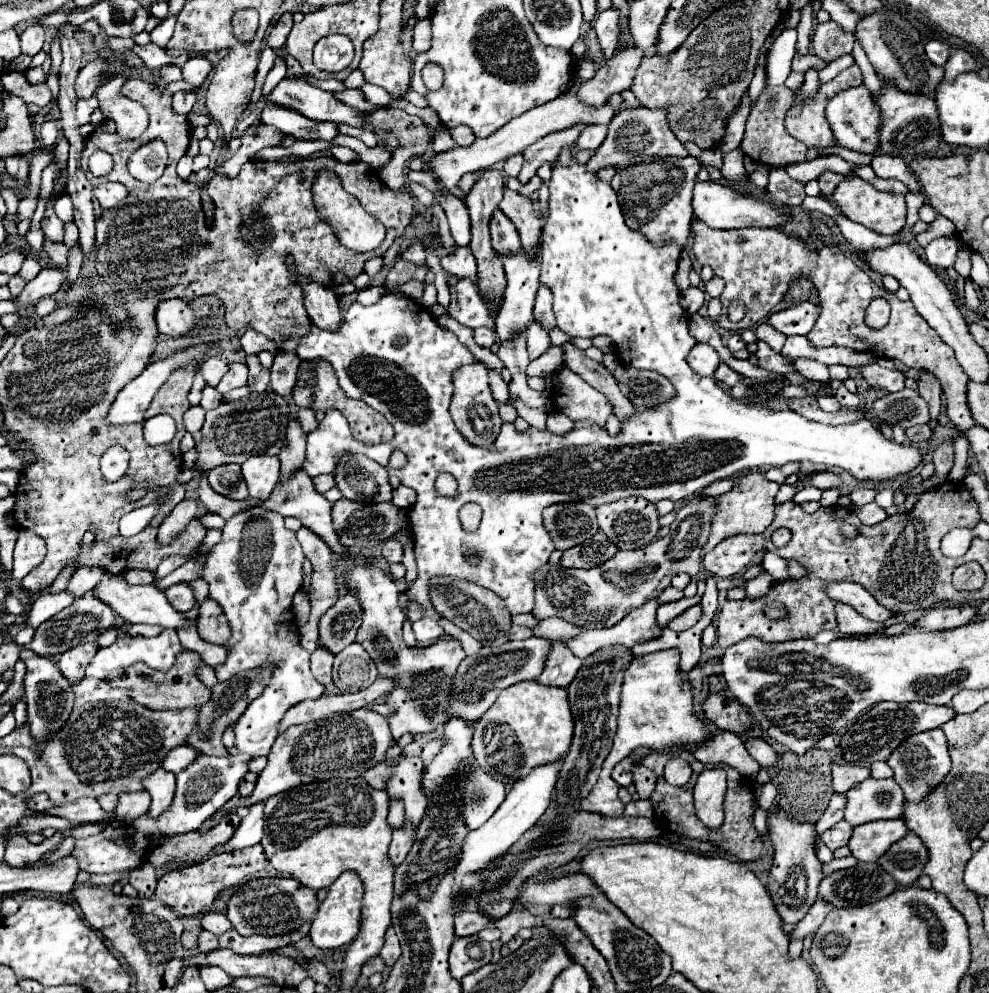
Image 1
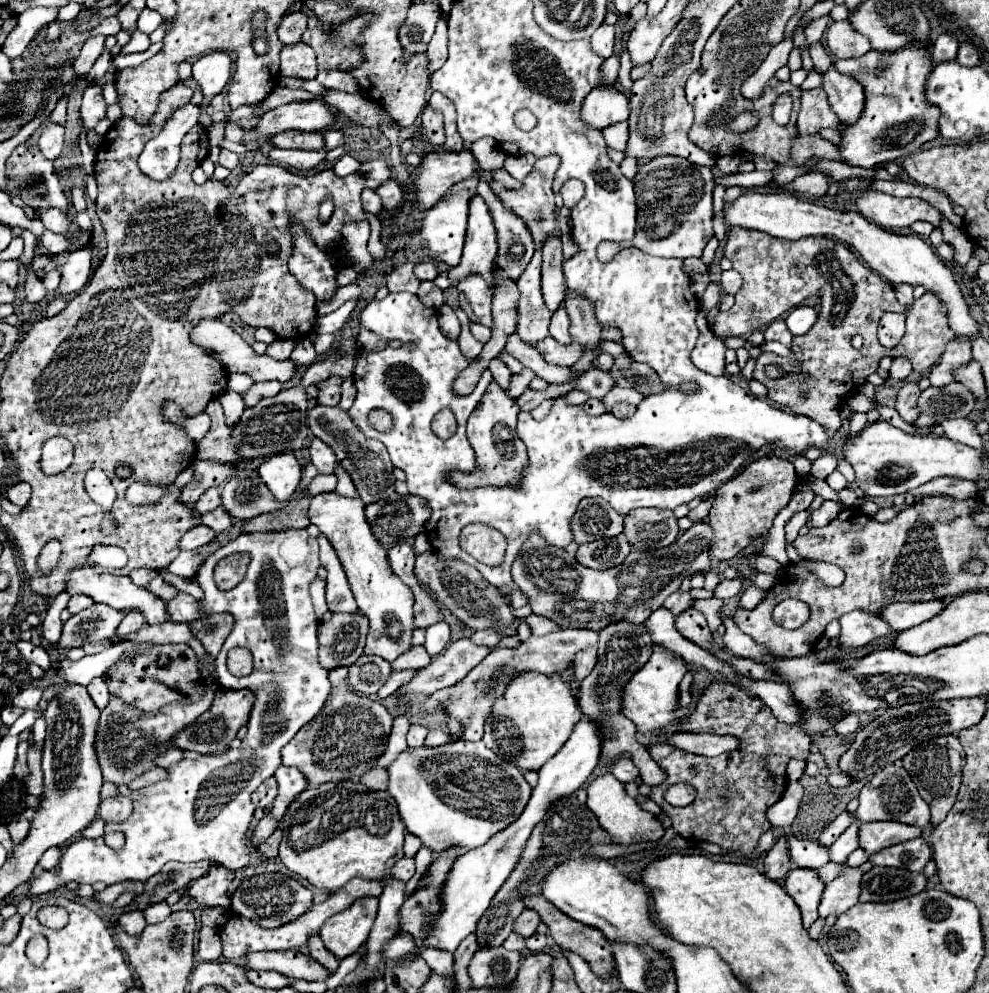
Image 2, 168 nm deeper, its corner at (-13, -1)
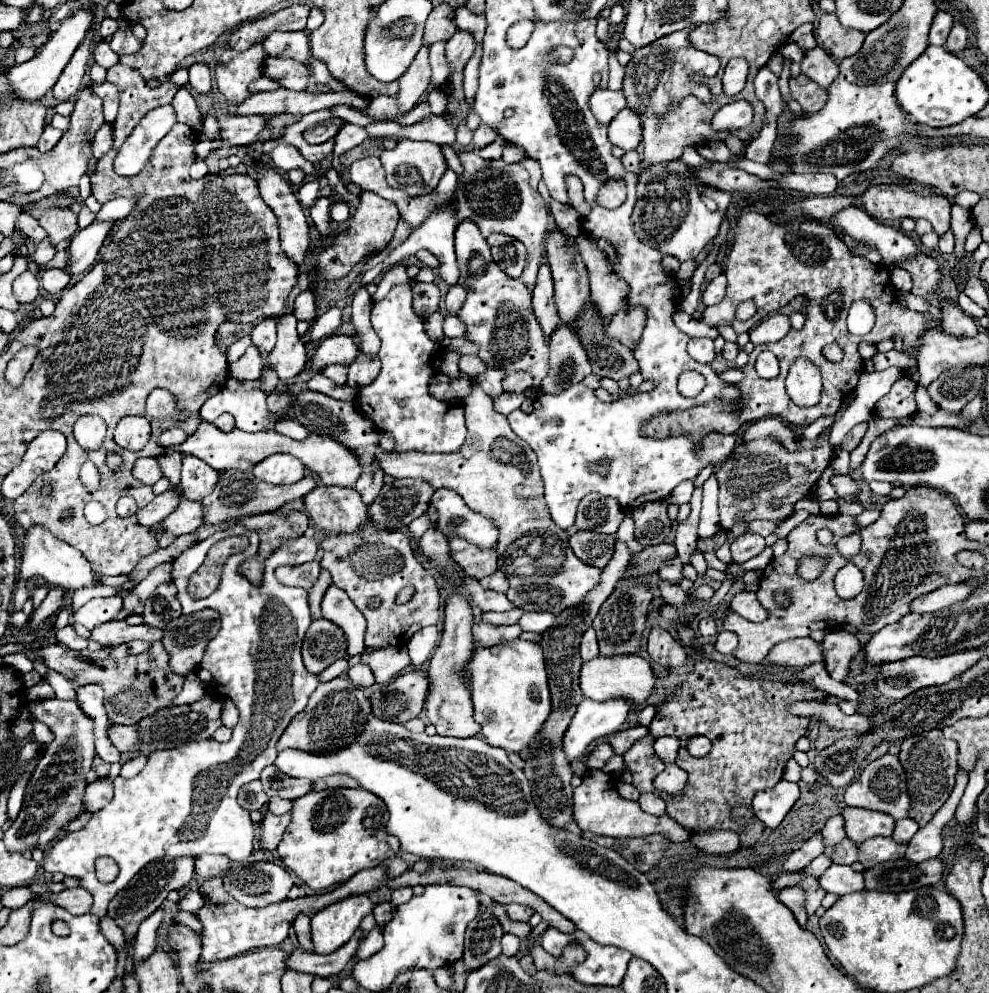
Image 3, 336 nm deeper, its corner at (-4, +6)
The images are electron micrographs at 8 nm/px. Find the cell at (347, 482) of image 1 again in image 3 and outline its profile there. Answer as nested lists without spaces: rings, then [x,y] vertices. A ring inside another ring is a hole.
[[[301,391],[297,401],[293,403],[293,415],[311,433],[331,437],[337,443],[341,443],[353,451],[353,455],[359,459],[361,469],[363,469],[361,477],[355,483],[355,489],[361,493],[363,503],[369,505],[379,495],[385,473],[381,471],[379,463],[375,461],[375,453],[379,449],[379,431],[377,431],[377,427],[373,427],[373,423],[369,423],[369,419],[365,419],[365,415],[361,415],[357,401],[337,401],[333,397],[327,397],[327,395],[315,393],[315,391]]]

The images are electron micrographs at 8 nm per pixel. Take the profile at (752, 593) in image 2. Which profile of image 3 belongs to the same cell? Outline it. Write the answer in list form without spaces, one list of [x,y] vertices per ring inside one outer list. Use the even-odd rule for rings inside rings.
[[[737,591],[731,599],[731,609],[735,613],[739,613],[741,617],[745,617],[747,621],[765,621],[769,617],[767,609],[761,607],[761,603],[757,601],[755,595],[747,595],[747,591]]]

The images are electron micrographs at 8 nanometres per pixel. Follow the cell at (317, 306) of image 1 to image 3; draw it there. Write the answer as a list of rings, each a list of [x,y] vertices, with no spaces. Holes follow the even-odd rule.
[[[261,167],[259,169],[259,189],[261,189],[261,197],[263,201],[273,209],[273,213],[277,215],[279,219],[279,239],[281,239],[281,249],[285,251],[285,255],[297,265],[301,267],[309,255],[309,243],[311,243],[311,237],[309,237],[309,225],[307,225],[307,217],[303,213],[303,207],[301,203],[297,201],[291,185],[275,171],[267,169],[267,167]]]

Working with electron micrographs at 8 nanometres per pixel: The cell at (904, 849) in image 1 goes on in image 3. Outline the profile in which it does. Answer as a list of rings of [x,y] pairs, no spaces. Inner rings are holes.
[[[873,837],[859,845],[859,861],[865,867],[885,863],[891,859],[903,859],[907,843],[897,843],[893,837]]]

